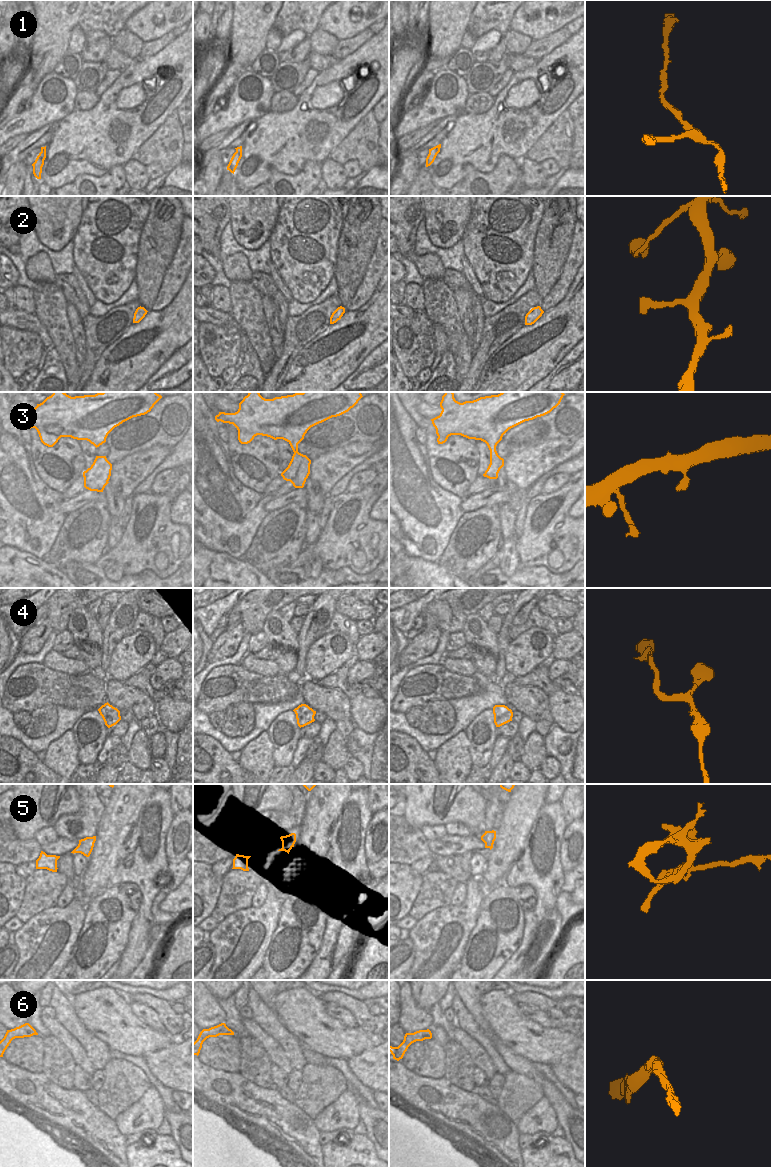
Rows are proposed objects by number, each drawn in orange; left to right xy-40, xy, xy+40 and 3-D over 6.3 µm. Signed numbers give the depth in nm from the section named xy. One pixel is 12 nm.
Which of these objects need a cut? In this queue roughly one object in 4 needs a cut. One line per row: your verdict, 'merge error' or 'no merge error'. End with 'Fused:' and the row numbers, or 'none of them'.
1: no merge error
2: no merge error
3: no merge error
4: no merge error
5: merge error
6: no merge error
Fused: 5

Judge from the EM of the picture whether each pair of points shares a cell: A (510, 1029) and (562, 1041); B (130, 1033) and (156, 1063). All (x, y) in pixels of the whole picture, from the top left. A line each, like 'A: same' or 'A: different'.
A: same
B: different

